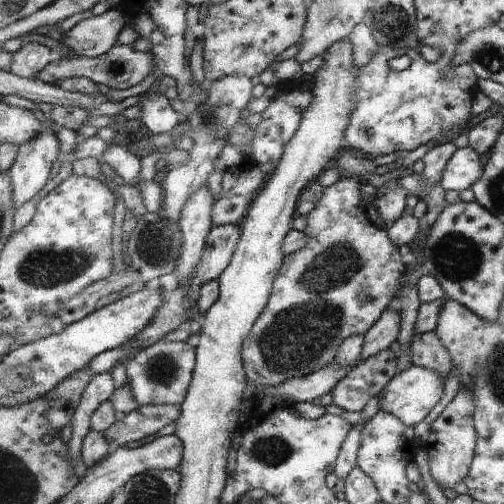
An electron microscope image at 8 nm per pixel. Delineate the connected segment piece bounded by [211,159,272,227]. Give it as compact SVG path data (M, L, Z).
M242 159L239 164L229 167L224 172L222 192L220 191L218 198L213 202L213 208L211 208L213 226L237 225L241 227L251 206L255 203L257 196L264 190L264 186L270 180L271 175L269 172L265 174L260 164L253 162L253 160Z

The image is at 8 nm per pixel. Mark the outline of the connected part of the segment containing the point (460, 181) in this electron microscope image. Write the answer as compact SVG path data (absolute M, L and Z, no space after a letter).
M469 146L459 149L444 169L440 184L446 190L465 192L485 175L486 166L481 164L481 156Z

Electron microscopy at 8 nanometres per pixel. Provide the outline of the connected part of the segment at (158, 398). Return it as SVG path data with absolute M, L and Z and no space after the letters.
M160 341L139 352L136 358L126 362L129 385L140 407L150 405L182 405L186 400L196 368L196 348L186 342Z

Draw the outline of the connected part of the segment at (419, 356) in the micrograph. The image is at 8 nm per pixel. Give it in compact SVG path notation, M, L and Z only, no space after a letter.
M437 331L415 336L411 348L415 367L429 367L443 375L444 379L449 376L449 372L454 368L449 352L439 339Z

